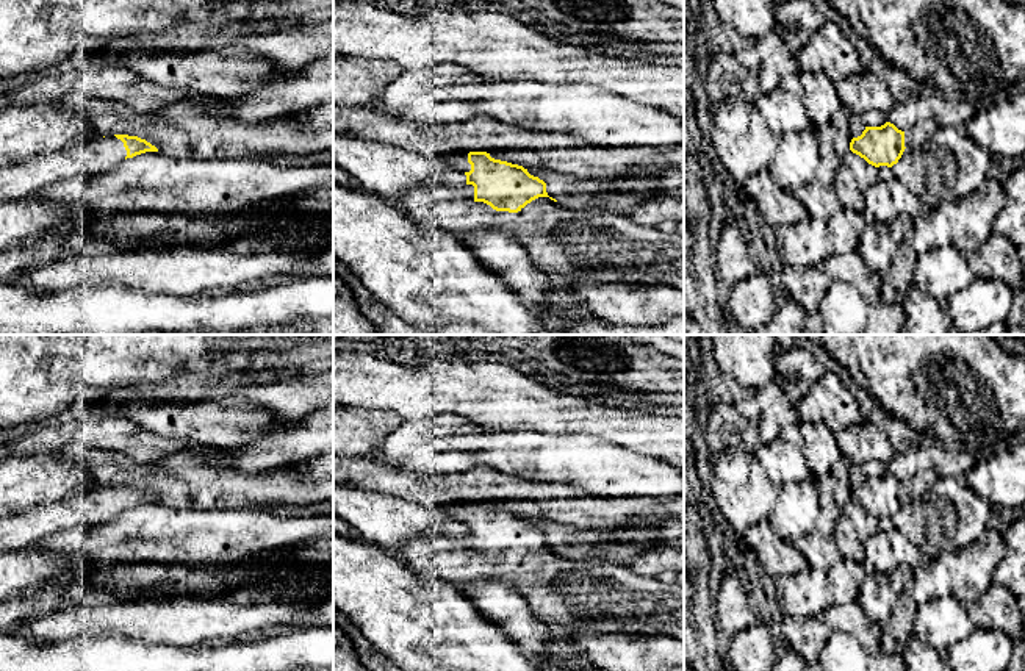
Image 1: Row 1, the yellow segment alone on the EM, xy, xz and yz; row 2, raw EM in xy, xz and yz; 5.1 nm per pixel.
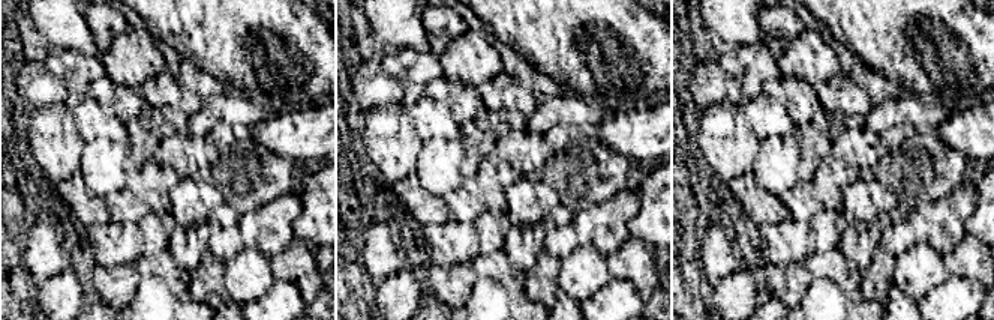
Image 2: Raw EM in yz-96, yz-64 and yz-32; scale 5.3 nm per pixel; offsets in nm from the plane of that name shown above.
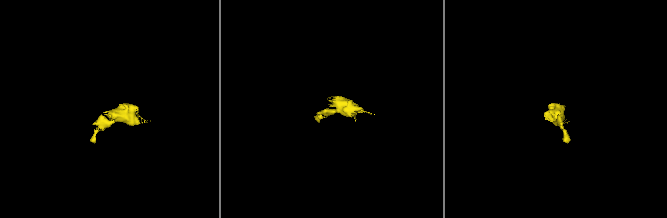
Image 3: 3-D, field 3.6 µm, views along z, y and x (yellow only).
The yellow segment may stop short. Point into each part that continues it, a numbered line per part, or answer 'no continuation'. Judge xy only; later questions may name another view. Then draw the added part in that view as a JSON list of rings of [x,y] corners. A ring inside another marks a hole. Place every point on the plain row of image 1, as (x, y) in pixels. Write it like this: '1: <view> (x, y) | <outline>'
1: xy (93, 509) | [[[110,485],[8,515],[0,518],[0,554],[28,549],[63,530],[100,527],[125,507],[124,493]]]

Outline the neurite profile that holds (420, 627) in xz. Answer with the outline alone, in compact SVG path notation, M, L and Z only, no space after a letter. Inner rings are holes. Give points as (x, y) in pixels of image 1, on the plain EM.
M333 535L333 607L401 671L552 671L487 621L452 582L419 583L393 552Z

